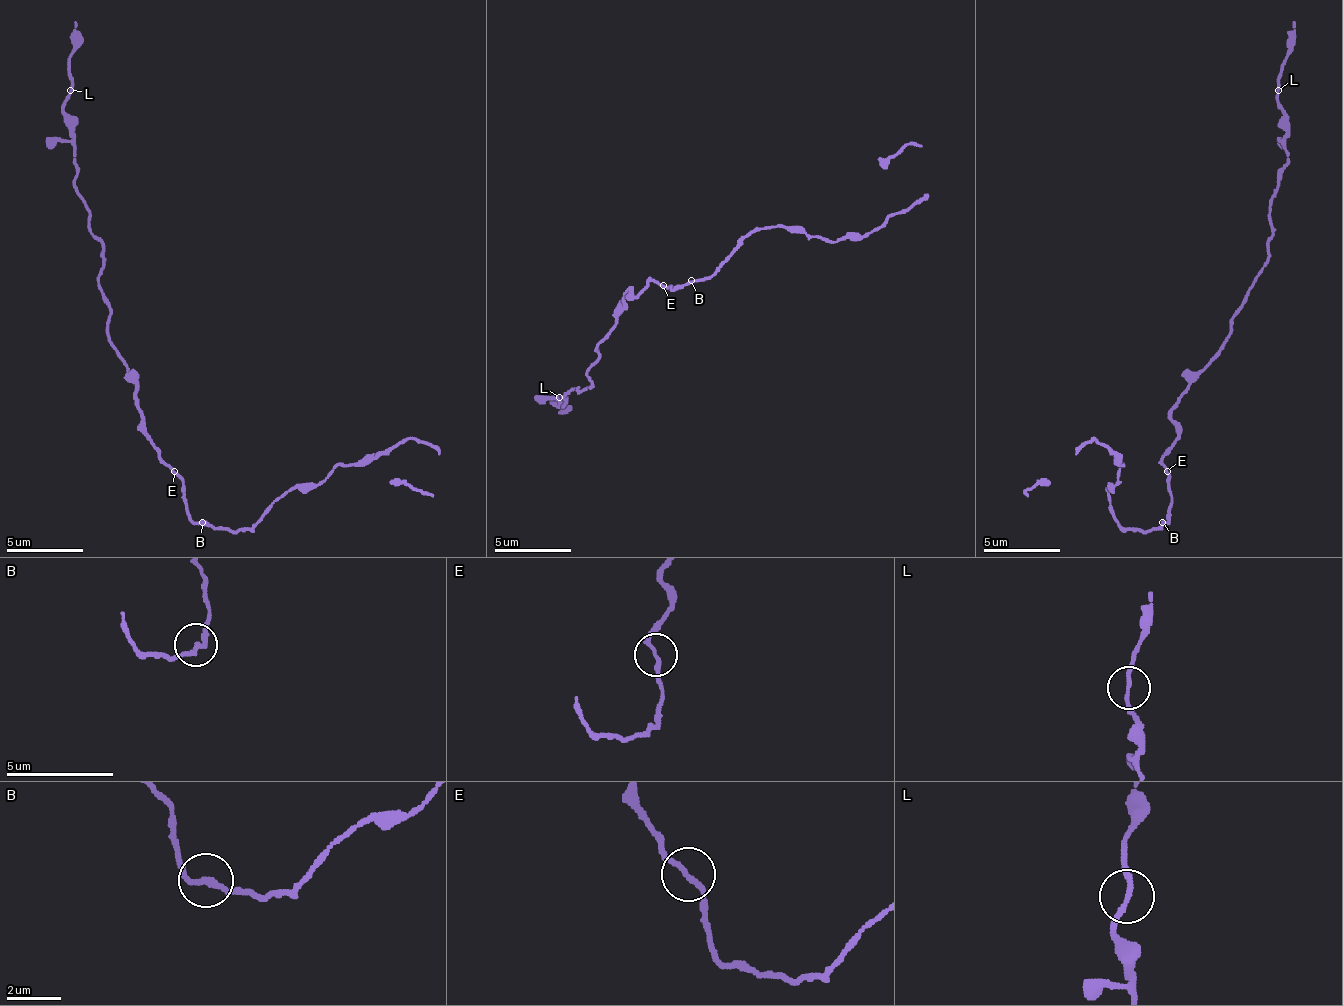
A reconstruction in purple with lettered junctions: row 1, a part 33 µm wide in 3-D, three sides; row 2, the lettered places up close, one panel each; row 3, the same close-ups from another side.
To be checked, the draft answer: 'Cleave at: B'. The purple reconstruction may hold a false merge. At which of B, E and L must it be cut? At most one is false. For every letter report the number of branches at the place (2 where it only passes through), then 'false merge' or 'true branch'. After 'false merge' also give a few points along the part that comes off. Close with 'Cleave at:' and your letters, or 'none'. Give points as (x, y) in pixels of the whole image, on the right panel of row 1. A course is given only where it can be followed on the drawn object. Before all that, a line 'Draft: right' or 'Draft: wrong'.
Draft: right
B: branches 2; false merge
E: branches 2; true branch
L: branches 2; true branch
Cleave at: B

